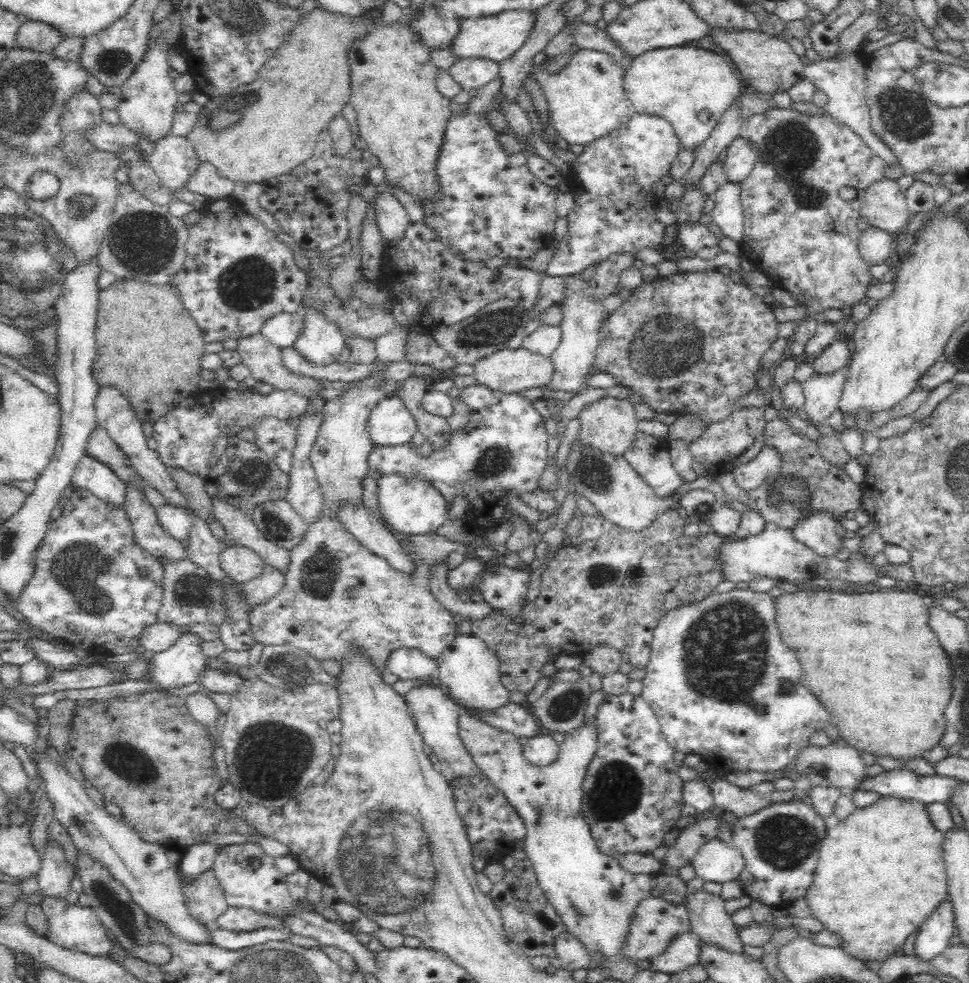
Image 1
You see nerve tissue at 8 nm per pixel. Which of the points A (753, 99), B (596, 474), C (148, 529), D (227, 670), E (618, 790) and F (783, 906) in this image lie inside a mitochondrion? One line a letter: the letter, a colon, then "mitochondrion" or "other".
A: other
B: mitochondrion
C: other
D: other
E: mitochondrion
F: other

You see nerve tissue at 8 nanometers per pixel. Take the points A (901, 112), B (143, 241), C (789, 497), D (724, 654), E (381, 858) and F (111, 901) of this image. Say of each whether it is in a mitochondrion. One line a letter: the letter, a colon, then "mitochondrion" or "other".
A: mitochondrion
B: mitochondrion
C: mitochondrion
D: mitochondrion
E: mitochondrion
F: mitochondrion

